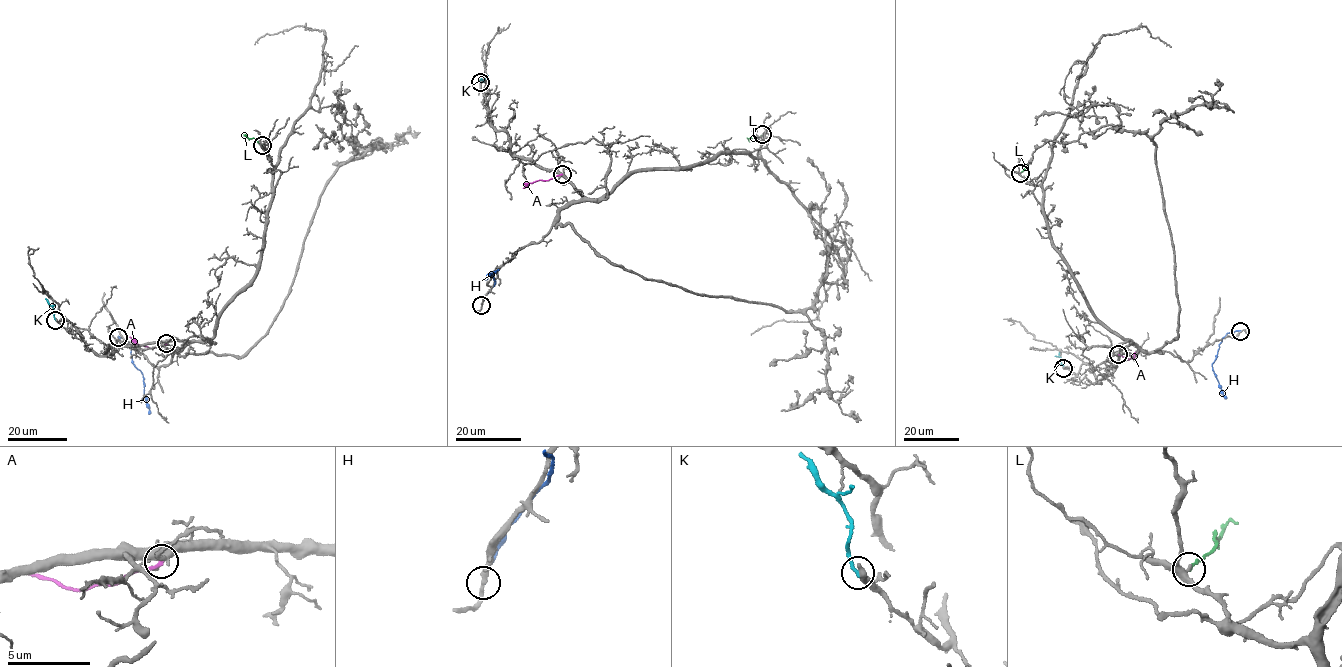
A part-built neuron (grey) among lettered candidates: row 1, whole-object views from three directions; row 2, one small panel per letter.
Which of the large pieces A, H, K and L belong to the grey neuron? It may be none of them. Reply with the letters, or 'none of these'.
none of these

